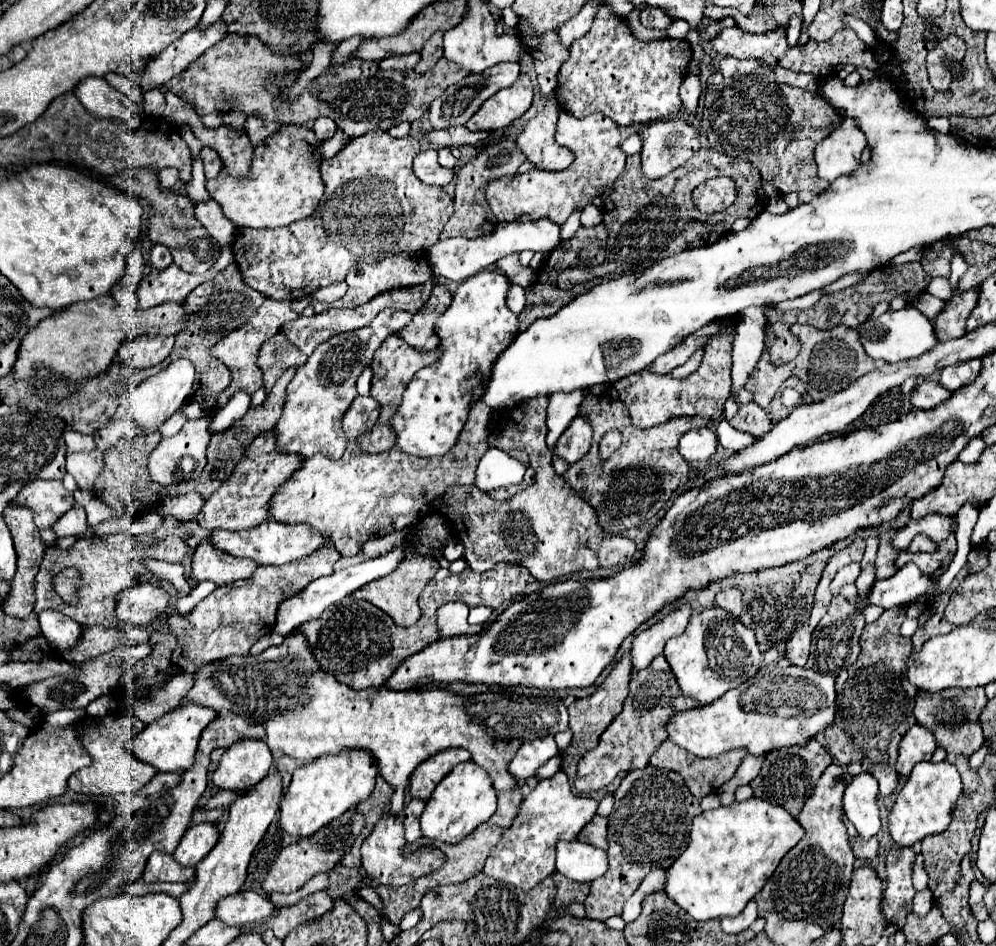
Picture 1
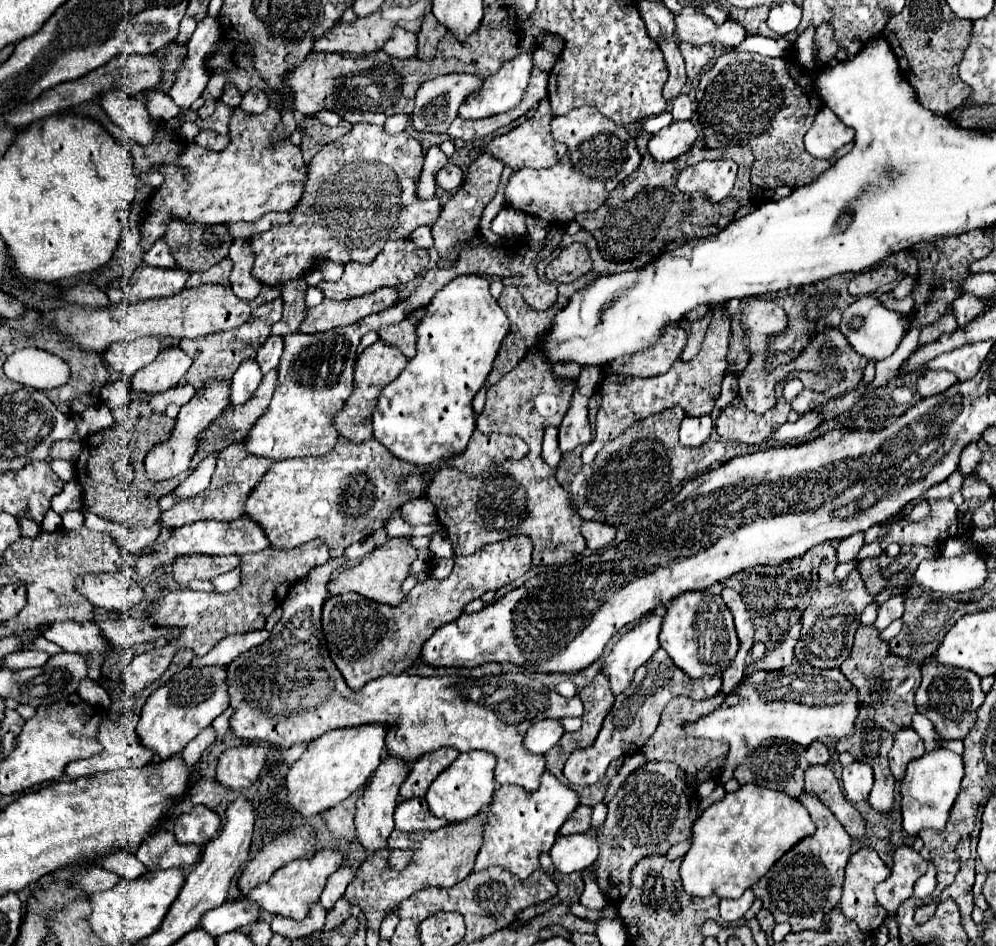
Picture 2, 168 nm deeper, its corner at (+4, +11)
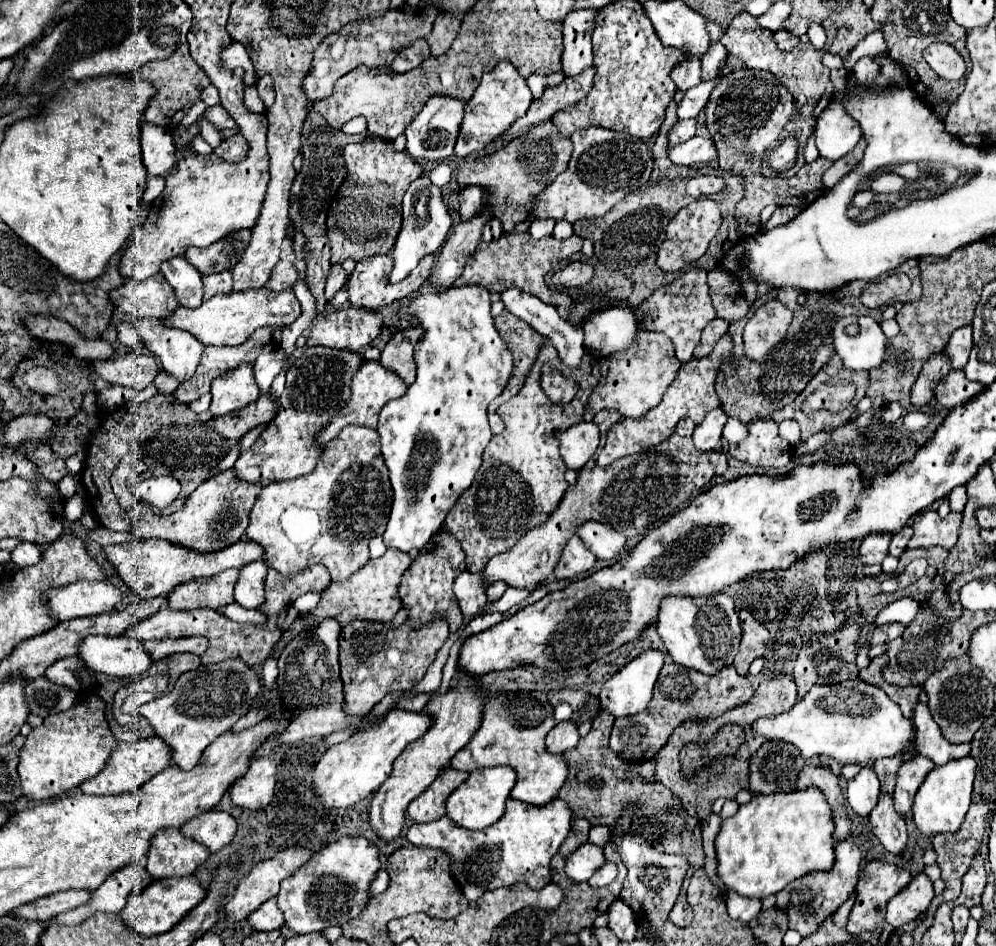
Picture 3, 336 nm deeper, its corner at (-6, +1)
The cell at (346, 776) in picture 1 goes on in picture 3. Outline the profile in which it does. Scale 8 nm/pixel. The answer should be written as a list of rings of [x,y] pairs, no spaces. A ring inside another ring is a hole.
[[[391,710],[381,724],[355,732],[349,740],[331,746],[315,766],[313,774],[313,790],[319,796],[321,804],[329,810],[333,808],[349,808],[367,796],[371,796],[391,774],[393,760],[405,750],[405,746],[417,738],[421,738],[431,724],[427,714],[407,712],[407,710]]]

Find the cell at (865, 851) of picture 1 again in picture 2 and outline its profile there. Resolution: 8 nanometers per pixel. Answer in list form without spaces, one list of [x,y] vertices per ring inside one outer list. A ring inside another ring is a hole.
[[[811,766],[805,772],[805,794],[815,794],[839,818],[851,838],[865,836],[865,822],[861,814],[845,800],[837,778],[829,766]]]

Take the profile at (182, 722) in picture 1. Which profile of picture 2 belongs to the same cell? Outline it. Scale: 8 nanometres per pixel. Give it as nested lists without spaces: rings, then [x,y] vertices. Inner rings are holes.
[[[187,666],[157,688],[141,708],[137,734],[161,760],[179,754],[203,728],[229,708],[227,672],[223,666]]]

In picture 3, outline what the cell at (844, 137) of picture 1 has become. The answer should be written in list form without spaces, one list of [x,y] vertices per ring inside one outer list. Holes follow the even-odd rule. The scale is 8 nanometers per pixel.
[[[831,102],[815,126],[815,144],[825,160],[839,160],[849,154],[861,140],[861,128],[841,110],[841,104]]]

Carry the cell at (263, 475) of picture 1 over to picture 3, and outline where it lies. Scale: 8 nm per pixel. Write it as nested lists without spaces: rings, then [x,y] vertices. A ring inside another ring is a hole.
[[[229,468],[217,476],[211,476],[205,480],[185,502],[185,506],[179,512],[173,512],[169,516],[159,516],[149,510],[137,512],[131,508],[127,510],[133,522],[133,534],[139,538],[163,538],[173,544],[189,546],[199,552],[215,552],[221,550],[237,540],[247,530],[249,524],[249,512],[261,492],[263,484],[261,482],[243,482],[235,476],[235,470]]]

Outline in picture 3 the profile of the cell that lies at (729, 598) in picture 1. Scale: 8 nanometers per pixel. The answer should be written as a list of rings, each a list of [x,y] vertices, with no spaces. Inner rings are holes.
[[[745,608],[739,610],[739,620],[741,620],[741,628],[743,628],[743,638],[741,638],[741,648],[739,648],[739,654],[733,662],[733,666],[741,676],[747,676],[749,664],[755,658],[763,656],[767,640],[769,640],[769,632]]]

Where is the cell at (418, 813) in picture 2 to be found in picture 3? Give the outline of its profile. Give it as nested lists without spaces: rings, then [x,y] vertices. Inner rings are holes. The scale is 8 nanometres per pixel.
[[[509,798],[505,814],[483,830],[473,832],[459,828],[447,816],[443,816],[433,822],[415,822],[409,828],[407,838],[415,846],[445,850],[453,858],[453,876],[457,878],[457,884],[467,900],[473,902],[481,898],[485,890],[495,890],[517,882],[523,882],[533,890],[547,886],[551,882],[549,860],[559,852],[561,842],[567,838],[571,820],[573,812],[561,798],[555,798],[555,802],[545,806],[533,806]]]

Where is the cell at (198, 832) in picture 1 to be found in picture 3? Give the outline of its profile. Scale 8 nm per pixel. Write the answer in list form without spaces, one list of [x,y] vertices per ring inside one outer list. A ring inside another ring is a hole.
[[[209,810],[209,812],[193,818],[193,822],[187,822],[181,828],[181,834],[185,838],[191,838],[191,840],[207,846],[211,852],[219,852],[233,840],[235,830],[237,830],[237,824],[231,814],[219,812],[219,810]]]

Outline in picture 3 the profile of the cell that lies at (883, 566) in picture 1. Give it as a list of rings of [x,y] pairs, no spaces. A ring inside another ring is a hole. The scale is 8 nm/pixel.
[[[865,576],[857,586],[859,606],[867,622],[875,622],[877,612],[889,604],[885,594],[879,590],[879,582],[881,582],[879,576]]]

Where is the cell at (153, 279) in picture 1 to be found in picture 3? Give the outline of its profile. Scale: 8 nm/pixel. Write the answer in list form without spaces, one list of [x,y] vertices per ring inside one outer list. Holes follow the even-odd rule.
[[[161,272],[143,282],[127,282],[111,290],[115,306],[133,318],[165,318],[179,308],[177,296]]]

